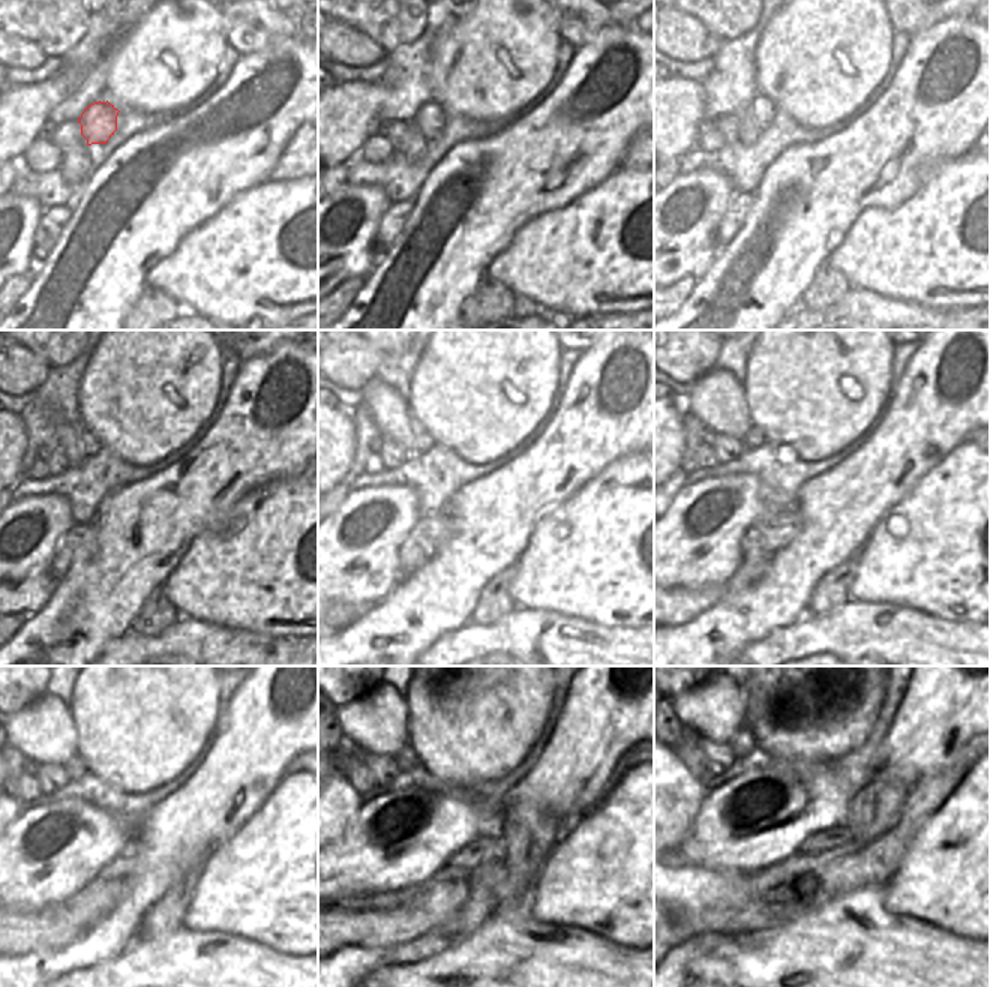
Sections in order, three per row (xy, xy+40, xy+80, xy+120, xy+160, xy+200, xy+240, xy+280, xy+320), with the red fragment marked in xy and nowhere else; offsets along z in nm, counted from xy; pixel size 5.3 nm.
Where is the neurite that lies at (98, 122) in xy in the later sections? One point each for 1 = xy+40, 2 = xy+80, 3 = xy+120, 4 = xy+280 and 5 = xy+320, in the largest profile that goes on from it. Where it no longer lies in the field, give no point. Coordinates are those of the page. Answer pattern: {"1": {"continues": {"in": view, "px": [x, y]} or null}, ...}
{"1": {"continues": {"in": "xy+40", "px": [431, 117]}}, "2": {"continues": {"in": "xy+80", "px": [764, 110]}}, "3": {"continues": {"in": "xy+120", "px": [90, 444]}}, "4": {"continues": {"in": "xy+280", "px": [405, 759]}}, "5": {"continues": {"in": "xy+320", "px": [741, 743]}}}

